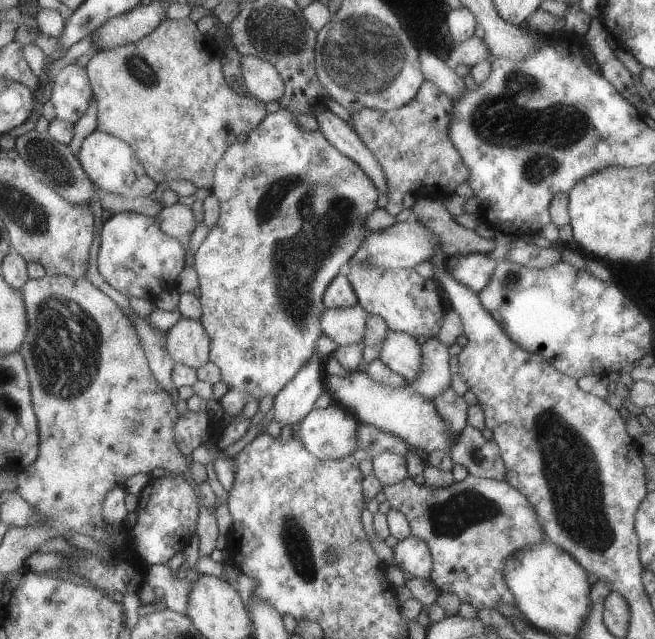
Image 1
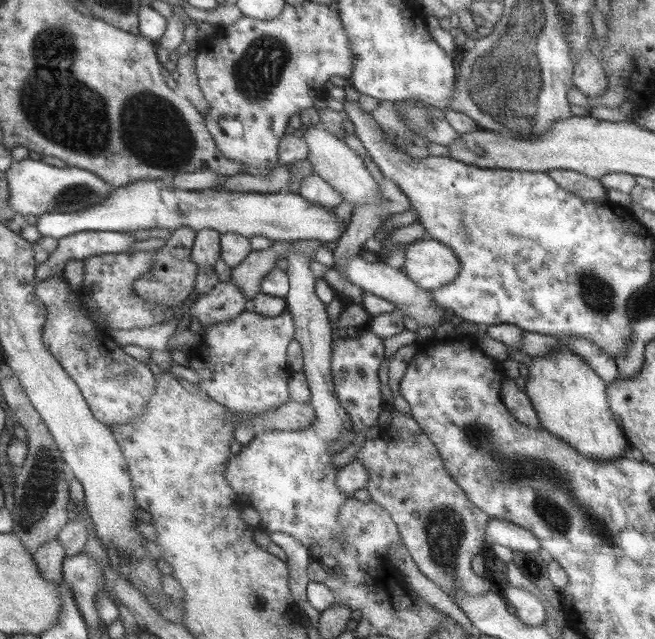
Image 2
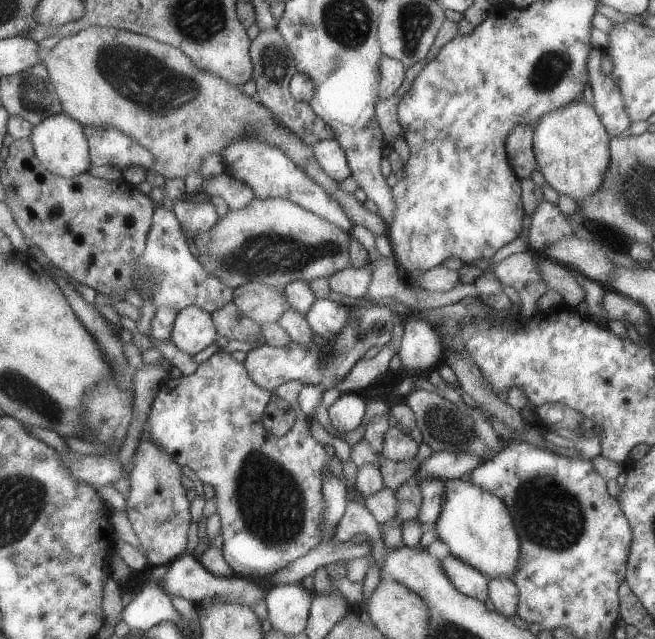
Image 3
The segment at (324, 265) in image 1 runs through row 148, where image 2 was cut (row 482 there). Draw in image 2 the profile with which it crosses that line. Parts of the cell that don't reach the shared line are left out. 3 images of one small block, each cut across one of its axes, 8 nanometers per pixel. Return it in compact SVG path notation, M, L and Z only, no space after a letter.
M289 250L286 260L289 262L287 273L290 286L286 298L287 310L292 314L296 329L294 339L303 349L302 371L306 375L311 390L311 399L308 402L313 406L314 422L304 430L264 430L255 433L254 438L247 445L242 446L239 454L229 456L225 468L225 479L238 497L246 498L251 506L259 512L261 528L264 531L289 534L310 548L311 544L315 544L315 542L343 536L344 529L338 520L339 512L350 496L337 487L340 468L332 463L334 453L329 448L343 437L352 421L335 395L330 362L332 361L332 343L334 343L333 328L326 312L327 305L322 304L315 294L317 279L309 267L311 259L305 254Z

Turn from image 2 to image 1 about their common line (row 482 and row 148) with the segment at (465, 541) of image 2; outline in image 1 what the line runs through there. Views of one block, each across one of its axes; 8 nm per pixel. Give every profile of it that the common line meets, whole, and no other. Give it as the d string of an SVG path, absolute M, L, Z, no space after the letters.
M426 79L418 94L400 108L384 112L364 107L351 114L352 128L385 172L389 188L385 209L391 215L402 212L406 192L415 196L446 198L469 180L469 168L449 135L453 102L437 84Z

